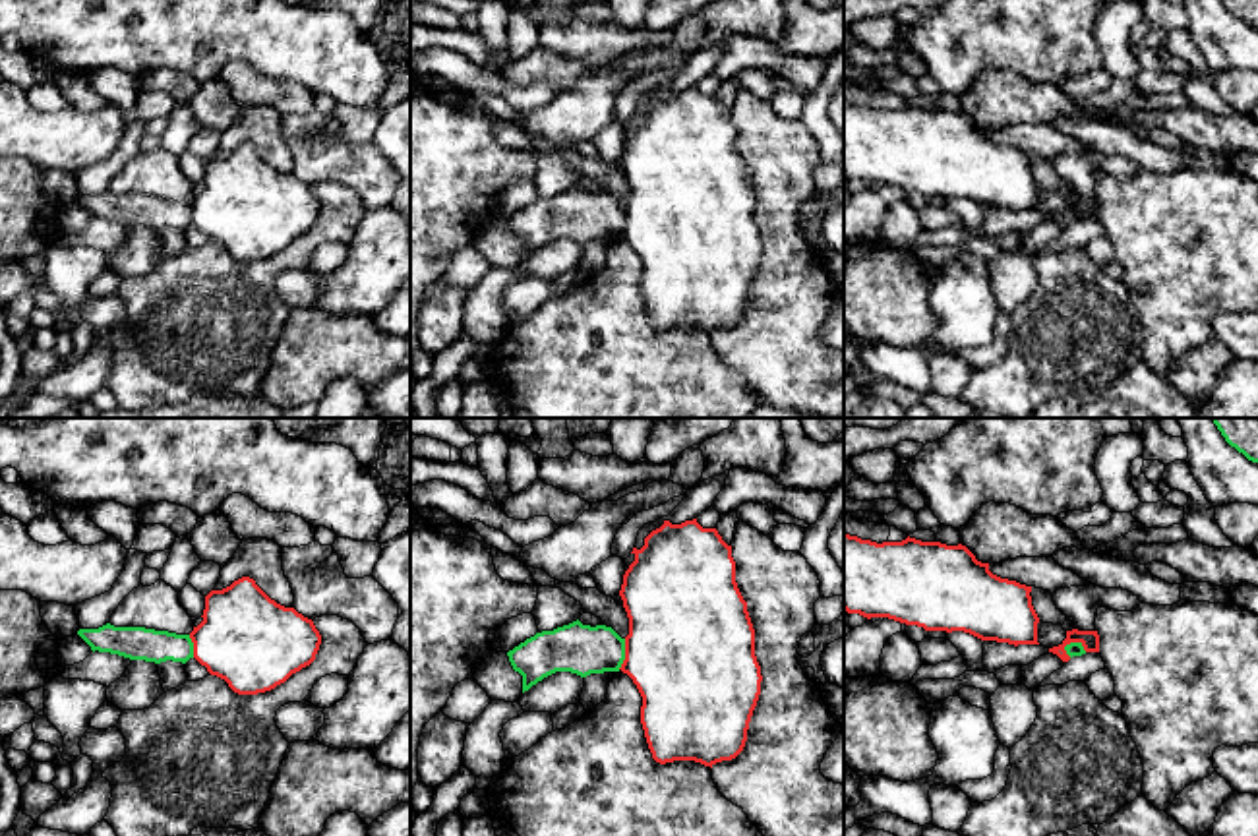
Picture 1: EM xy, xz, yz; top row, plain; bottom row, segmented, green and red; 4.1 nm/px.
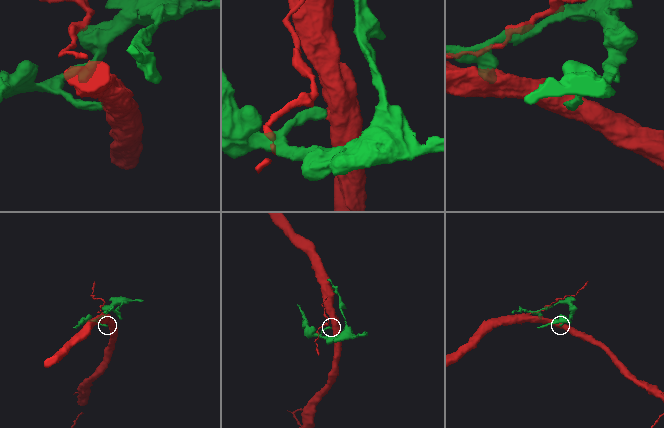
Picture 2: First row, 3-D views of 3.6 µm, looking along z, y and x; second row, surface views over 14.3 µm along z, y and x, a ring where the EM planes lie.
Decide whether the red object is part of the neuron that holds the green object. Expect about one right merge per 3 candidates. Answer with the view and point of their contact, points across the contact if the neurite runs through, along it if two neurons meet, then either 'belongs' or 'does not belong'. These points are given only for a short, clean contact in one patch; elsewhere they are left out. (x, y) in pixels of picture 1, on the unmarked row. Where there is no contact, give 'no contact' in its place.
yz (1075, 209) | does not belong

